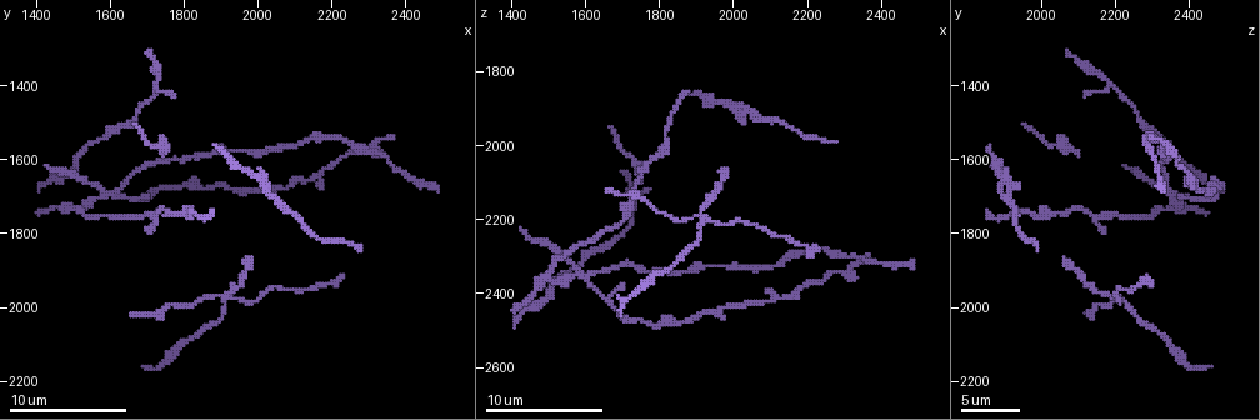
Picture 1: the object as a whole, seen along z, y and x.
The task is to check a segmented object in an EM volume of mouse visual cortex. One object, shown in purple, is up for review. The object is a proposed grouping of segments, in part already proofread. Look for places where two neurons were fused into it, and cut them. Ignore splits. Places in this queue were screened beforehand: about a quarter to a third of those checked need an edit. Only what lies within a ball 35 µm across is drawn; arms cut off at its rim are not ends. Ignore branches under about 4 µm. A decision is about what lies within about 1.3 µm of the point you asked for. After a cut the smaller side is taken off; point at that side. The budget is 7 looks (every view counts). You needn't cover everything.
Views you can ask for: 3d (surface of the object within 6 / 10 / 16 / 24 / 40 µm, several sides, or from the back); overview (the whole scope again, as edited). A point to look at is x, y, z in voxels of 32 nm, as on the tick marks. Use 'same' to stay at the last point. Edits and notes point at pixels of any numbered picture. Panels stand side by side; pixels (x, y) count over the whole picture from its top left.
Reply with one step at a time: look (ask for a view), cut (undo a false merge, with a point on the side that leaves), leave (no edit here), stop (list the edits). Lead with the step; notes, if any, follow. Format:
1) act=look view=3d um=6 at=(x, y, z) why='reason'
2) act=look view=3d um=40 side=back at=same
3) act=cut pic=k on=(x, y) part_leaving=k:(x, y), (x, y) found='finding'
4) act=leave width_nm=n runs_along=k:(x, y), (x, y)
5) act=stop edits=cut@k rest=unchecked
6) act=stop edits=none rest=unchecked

act=look view=3d um=16 at=(1930, 1970, 2190) why='four arms meet'

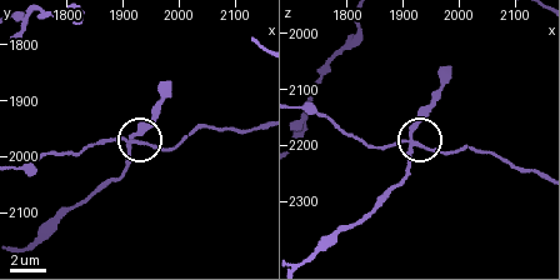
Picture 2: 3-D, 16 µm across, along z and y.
act=look view=3d um=16 side=back at=(1925, 1970, 2200) why='other side'

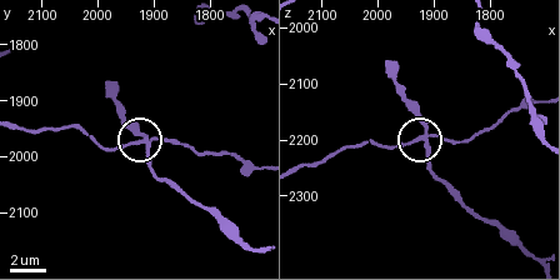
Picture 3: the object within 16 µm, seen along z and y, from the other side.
act=cut pic=3 on=(170, 140) arms=4 part_leaving=3:(141, 143), (101, 148), (66, 125), (21, 129) found='a second neuron is stuck on'

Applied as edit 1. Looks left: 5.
act=look view=3d um=6 at=(1730, 1750, 2150) why='three-way junction'

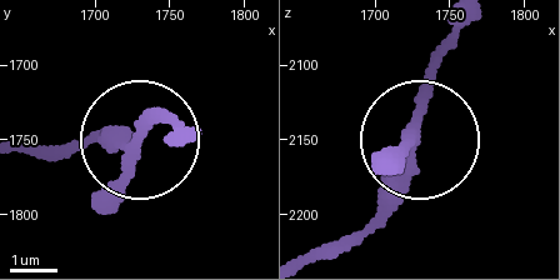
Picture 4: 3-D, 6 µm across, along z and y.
act=leave arms=3 runs_along=4:(29, 143), (136, 143), (149, 119), (169, 119) found='continuous, no second neuron'

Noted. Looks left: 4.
act=look view=3d um=10 at=(1600, 1690, 2360) why='four-way junction'

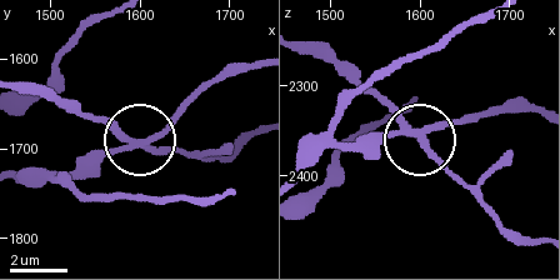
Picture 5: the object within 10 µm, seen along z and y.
act=cut pic=5 on=(109, 118) width_nm=210 part_leaving=5:(415, 133), (499, 224), (534, 238) found='a second neuron is stuck on'

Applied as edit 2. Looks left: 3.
act=stop edits=cut@3,cut@5 rest=unchecked

